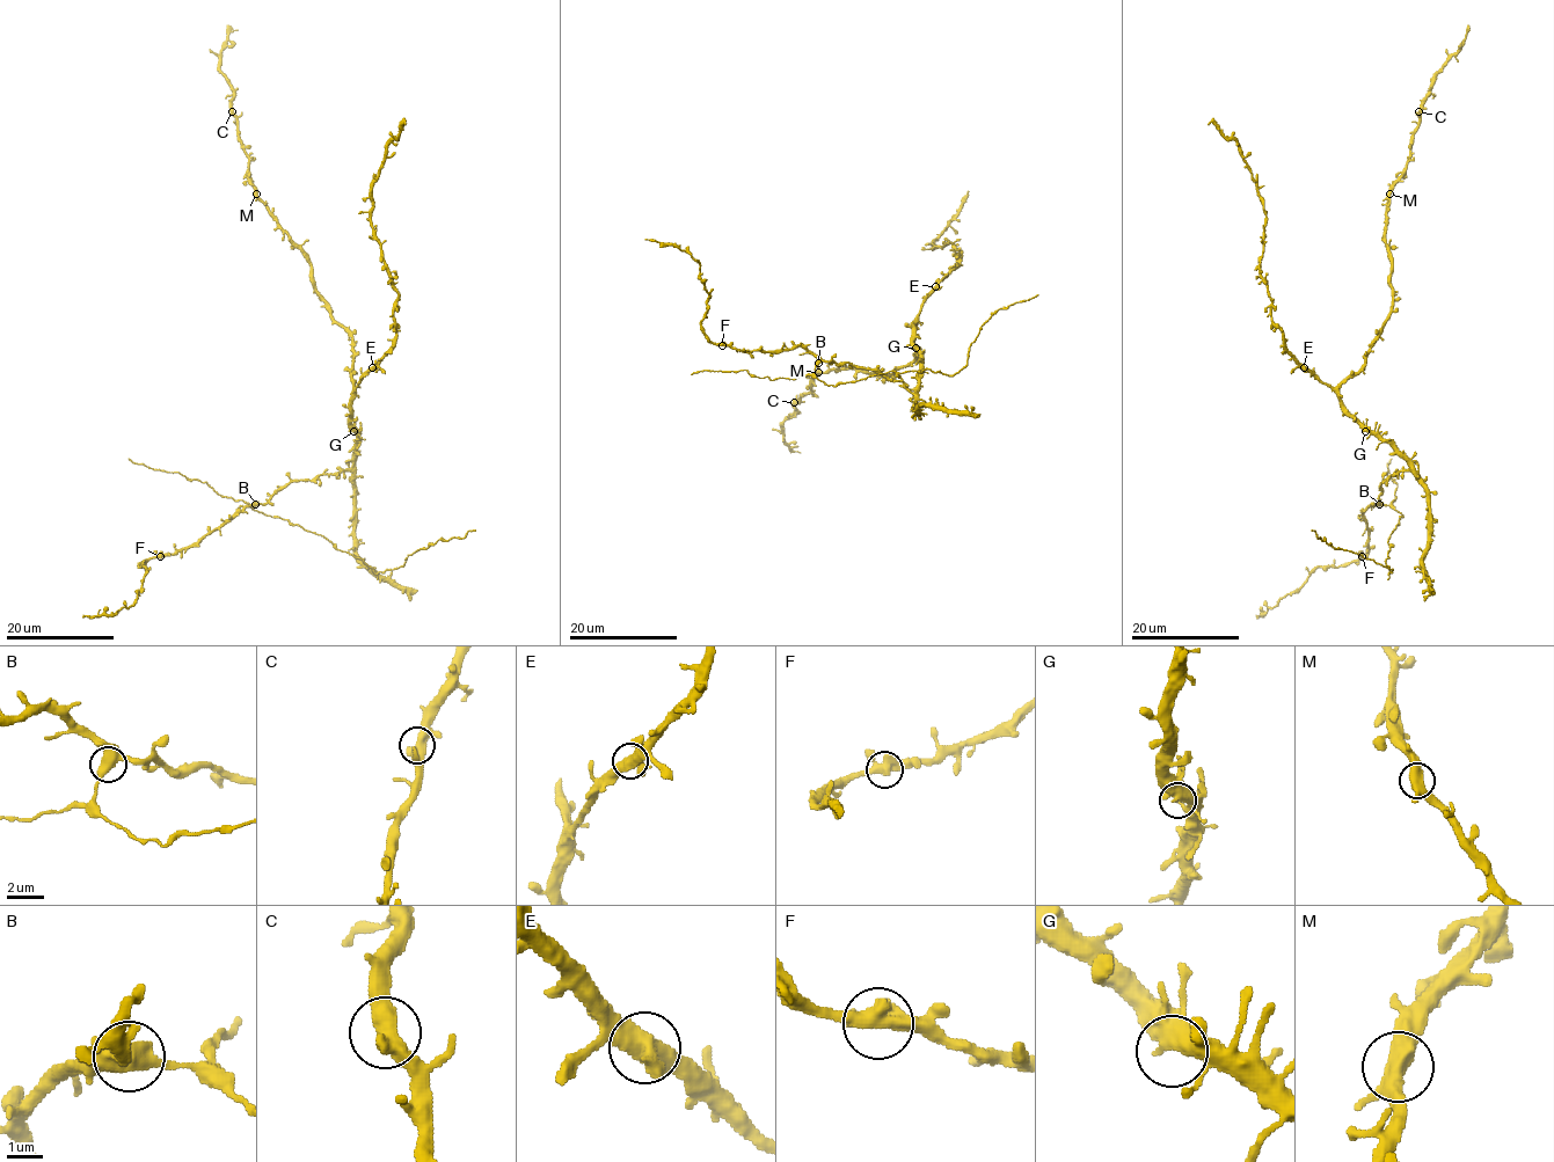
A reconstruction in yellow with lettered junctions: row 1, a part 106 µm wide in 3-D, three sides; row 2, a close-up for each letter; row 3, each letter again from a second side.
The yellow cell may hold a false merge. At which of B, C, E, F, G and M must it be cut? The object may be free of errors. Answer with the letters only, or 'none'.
B

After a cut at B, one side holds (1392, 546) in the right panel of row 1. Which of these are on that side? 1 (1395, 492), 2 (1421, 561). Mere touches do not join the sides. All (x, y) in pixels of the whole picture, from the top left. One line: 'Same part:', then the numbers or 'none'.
Same part: 1

